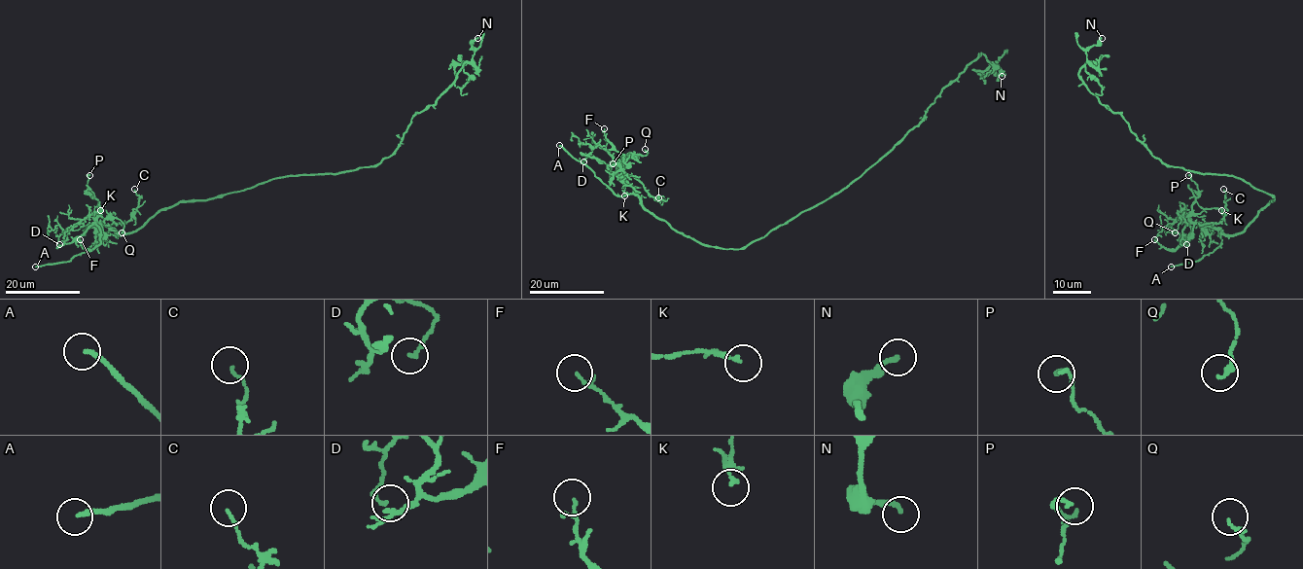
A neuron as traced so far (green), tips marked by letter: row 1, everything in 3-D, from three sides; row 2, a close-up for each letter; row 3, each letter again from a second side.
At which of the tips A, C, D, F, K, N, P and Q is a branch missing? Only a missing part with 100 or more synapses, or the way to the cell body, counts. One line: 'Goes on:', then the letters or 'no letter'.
Goes on: A

